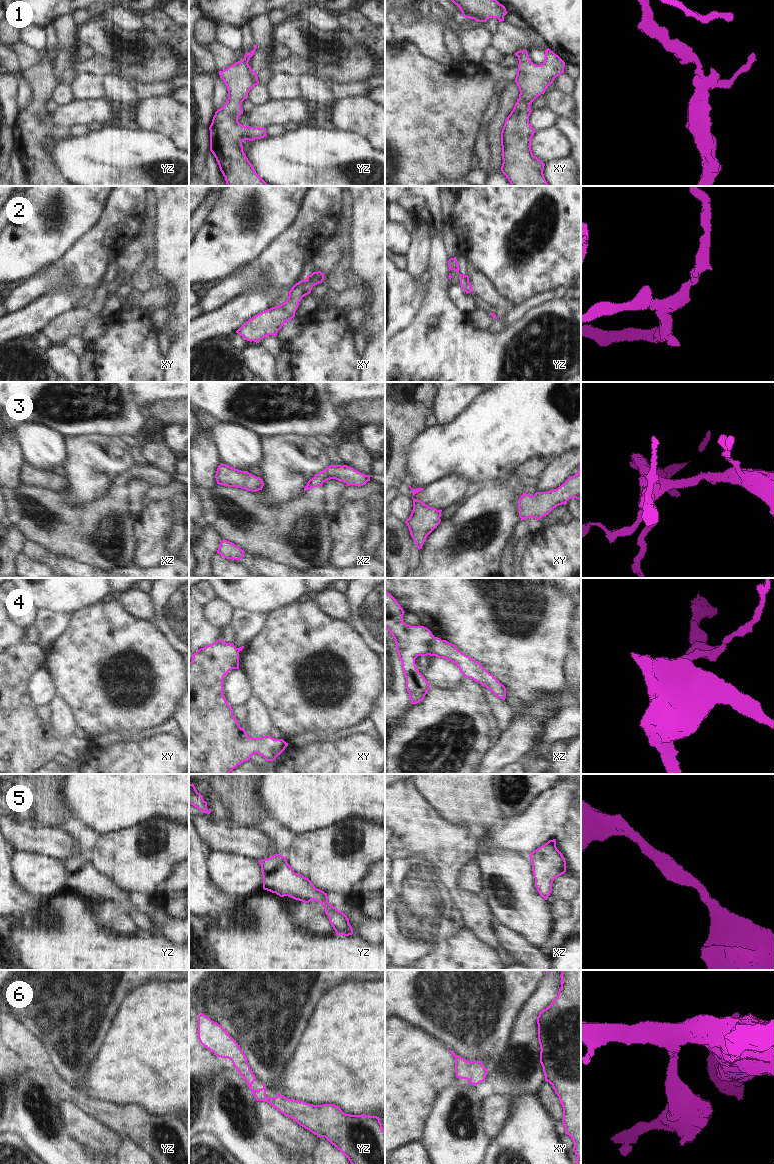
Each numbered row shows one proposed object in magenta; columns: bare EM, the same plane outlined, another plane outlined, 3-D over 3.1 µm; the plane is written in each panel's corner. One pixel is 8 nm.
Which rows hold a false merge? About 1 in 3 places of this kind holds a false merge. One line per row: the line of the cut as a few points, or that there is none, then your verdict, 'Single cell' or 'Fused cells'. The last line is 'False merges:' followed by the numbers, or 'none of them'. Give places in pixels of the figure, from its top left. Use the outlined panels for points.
1: No split. Single cell
2: No split. Single cell
3: No split. Single cell
4: Split along xz (434, 637), (429, 643), (428, 654). Fused cells
5: No split. Single cell
6: No split. Single cell
False merges: 4

